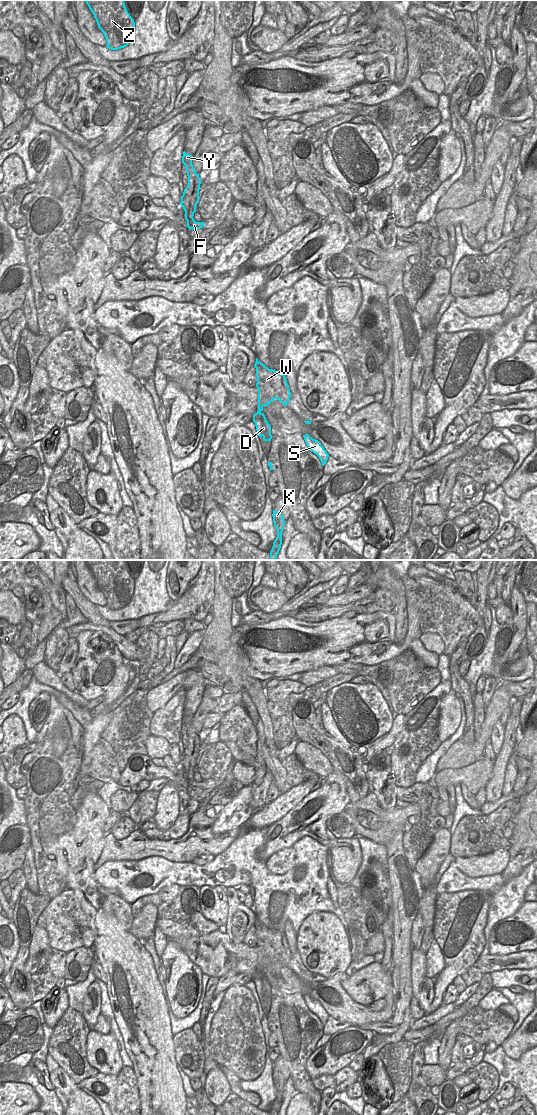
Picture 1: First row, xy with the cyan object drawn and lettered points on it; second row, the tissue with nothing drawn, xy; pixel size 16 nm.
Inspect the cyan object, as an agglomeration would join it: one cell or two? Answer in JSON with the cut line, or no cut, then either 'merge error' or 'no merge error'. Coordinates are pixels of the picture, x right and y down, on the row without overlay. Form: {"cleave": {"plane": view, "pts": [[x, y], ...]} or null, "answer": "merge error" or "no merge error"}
{"cleave": {"plane": "xy", "pts": [[269, 985], [270, 988]]}, "answer": "merge error"}

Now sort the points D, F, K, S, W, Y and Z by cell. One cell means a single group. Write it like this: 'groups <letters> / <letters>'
groups D F K W Y Z / S

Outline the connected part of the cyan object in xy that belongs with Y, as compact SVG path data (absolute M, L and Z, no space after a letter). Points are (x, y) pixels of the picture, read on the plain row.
M185 711L182 716L182 723L185 725L186 733L188 736L188 746L184 749L181 756L180 765L185 771L185 779L187 781L187 787L195 790L204 787L204 783L196 782L193 778L196 772L196 766L199 762L199 750L201 744L201 738L196 733L194 726L192 725L193 716L187 714Z

